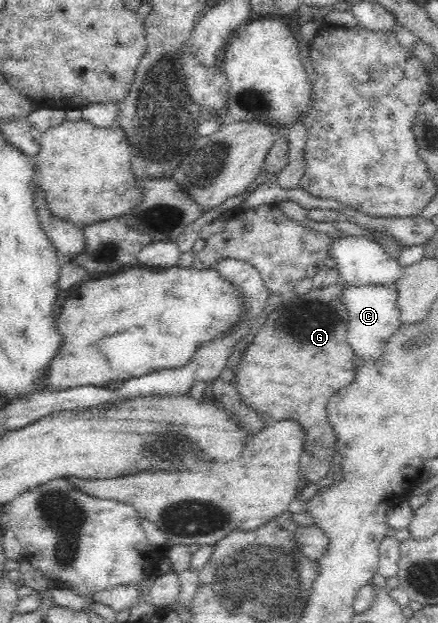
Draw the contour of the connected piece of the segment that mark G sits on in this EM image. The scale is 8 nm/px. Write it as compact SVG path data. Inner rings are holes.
M335 282L319 289L311 288L304 294L283 296L280 305L271 311L261 329L242 352L235 367L235 374L229 381L237 389L239 398L257 410L269 415L272 420L293 418L305 428L305 445L299 459L299 472L306 483L317 483L329 474L329 467L333 464L335 449L335 432L331 427L327 407L331 396L337 391L350 385L355 378L353 361L354 351L349 347L347 337L348 313L343 302L343 282Z

